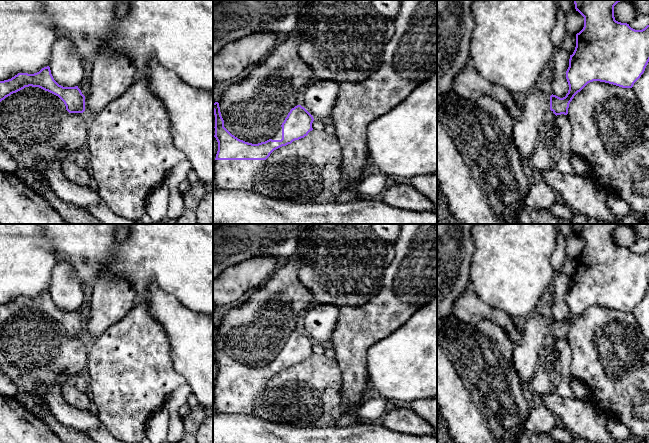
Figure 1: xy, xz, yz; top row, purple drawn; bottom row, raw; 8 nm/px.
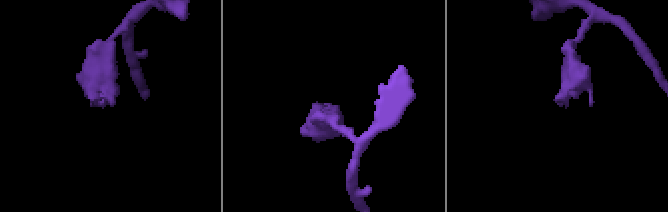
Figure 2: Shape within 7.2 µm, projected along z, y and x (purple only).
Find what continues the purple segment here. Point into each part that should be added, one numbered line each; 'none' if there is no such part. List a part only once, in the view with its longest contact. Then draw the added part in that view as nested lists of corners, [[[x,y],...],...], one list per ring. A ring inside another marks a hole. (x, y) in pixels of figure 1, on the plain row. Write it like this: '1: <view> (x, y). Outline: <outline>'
1: xz (228, 398). Outline: [[[214,384],[213,404],[218,413],[252,415],[255,402],[265,388],[266,384]]]

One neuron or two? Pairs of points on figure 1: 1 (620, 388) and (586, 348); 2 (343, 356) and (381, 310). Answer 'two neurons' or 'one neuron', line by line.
1: one neuron
2: one neuron

